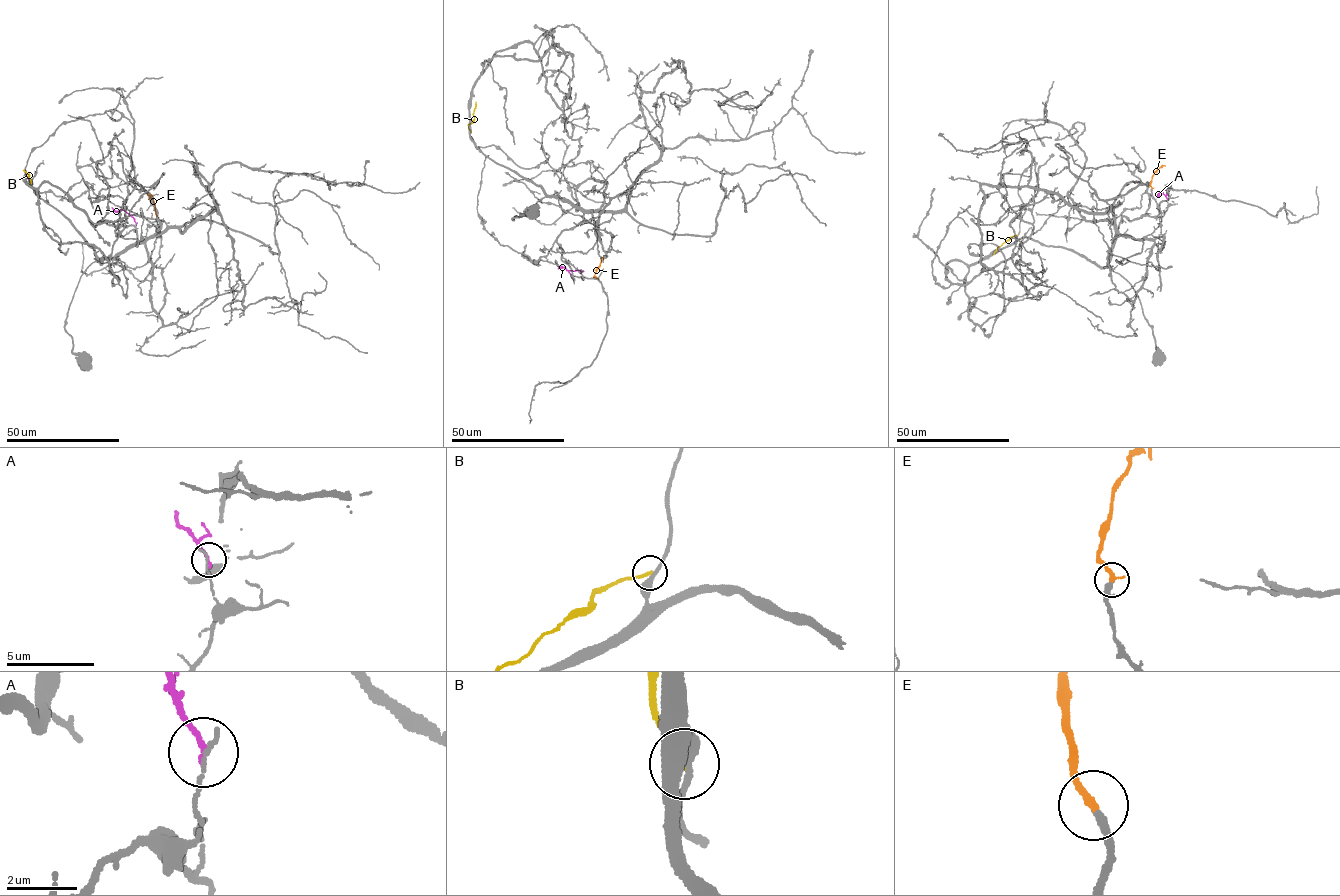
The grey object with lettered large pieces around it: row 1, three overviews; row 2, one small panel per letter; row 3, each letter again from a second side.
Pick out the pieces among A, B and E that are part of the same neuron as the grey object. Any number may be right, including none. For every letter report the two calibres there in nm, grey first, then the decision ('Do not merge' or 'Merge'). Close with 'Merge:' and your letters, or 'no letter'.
A: Thickness 130 nm (grey) against 160 nm. Do not merge
B: Thickness 280 nm (grey) against 180 nm. Do not merge
E: Thickness 240 nm (grey) against 260 nm. Merge
Merge: E

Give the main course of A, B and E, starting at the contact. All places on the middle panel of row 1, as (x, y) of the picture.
A: (582, 271), (558, 269)
B: (470, 132), (468, 125), (474, 118), (476, 101)
E: (603, 258), (595, 276), (599, 279)

